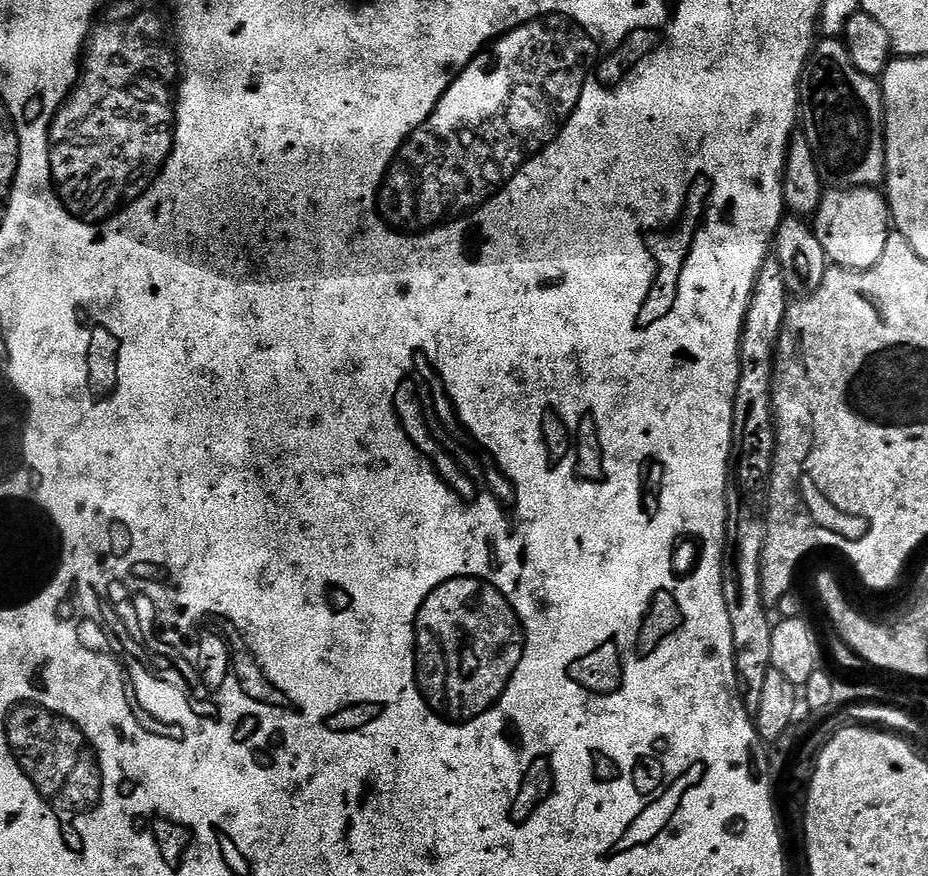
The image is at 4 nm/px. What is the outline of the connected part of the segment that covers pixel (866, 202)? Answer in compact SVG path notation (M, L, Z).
M828 188L814 215L814 227L822 250L838 268L869 268L882 258L890 231L890 213L883 191L876 188Z

